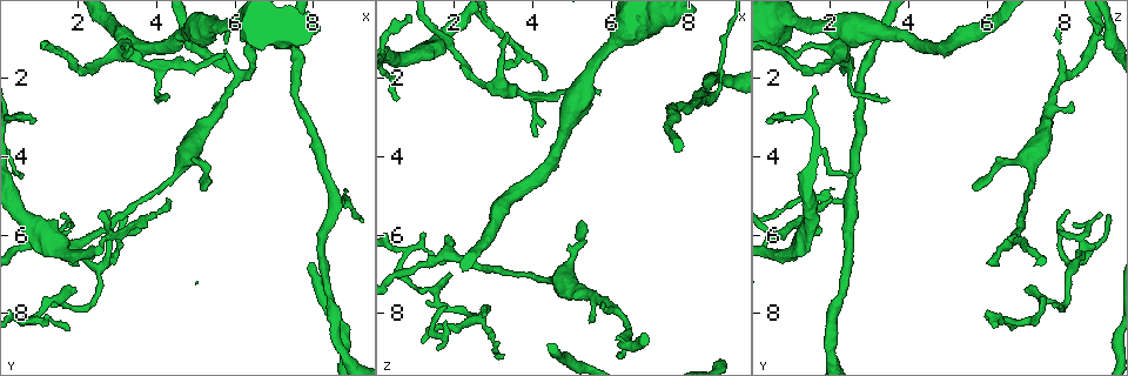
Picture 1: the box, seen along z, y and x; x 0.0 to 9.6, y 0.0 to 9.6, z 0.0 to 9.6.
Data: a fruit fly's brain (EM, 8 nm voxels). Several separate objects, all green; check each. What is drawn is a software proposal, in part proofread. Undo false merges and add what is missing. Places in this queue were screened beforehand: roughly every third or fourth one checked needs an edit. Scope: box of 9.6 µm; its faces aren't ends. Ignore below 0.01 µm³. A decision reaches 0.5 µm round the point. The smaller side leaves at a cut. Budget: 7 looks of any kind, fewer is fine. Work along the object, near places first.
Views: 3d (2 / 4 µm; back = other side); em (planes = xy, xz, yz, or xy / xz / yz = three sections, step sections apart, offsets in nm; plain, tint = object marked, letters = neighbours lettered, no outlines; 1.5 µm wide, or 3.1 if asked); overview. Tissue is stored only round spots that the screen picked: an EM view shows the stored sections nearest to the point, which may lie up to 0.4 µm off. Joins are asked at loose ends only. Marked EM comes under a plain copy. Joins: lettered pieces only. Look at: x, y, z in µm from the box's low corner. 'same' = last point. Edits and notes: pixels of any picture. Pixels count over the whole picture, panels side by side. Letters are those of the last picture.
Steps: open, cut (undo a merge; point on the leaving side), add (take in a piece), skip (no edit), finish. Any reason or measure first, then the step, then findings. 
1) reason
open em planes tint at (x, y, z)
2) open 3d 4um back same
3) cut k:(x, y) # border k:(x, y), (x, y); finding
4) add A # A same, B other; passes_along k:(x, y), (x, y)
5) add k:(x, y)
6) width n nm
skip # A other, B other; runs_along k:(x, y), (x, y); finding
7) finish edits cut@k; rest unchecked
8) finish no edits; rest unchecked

calibre changes
open em planes letters at (5.40, 3.05, 7.45)

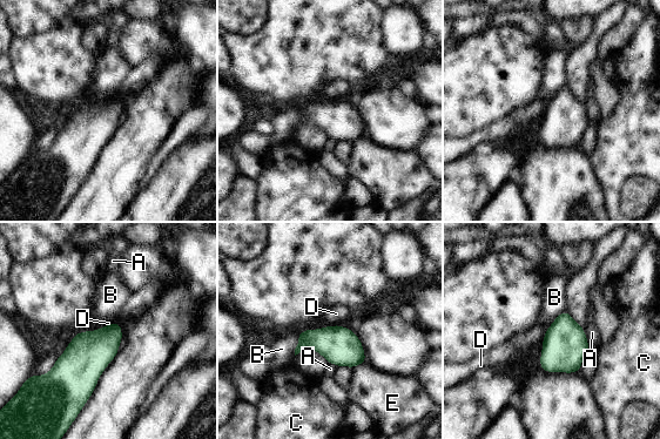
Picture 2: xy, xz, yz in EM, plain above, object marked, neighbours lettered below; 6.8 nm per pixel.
width 260 nm
skip # A other, B other, C other, D other, E other; border 2:(329, 324), (339, 325); all the same neuron

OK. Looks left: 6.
thin end
open 3d 2um back at (4.30, 5.05, 2.05)

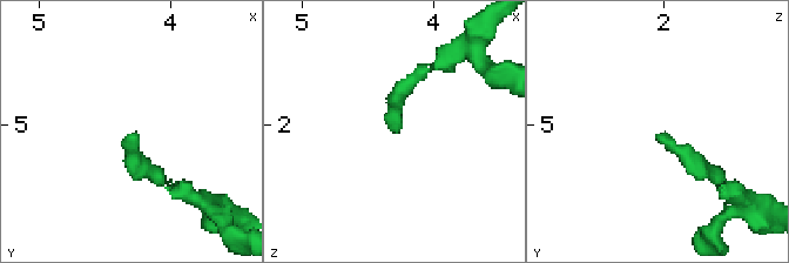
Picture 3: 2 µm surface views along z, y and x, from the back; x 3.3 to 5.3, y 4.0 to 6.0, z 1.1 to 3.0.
need the tissue
open em xz step 8 letters at (4.24, 5.08, 2.04)

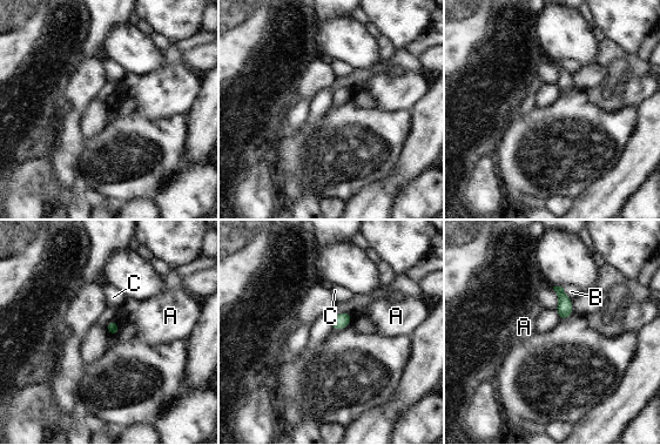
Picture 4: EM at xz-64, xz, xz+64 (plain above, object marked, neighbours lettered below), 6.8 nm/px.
open em planes letters same

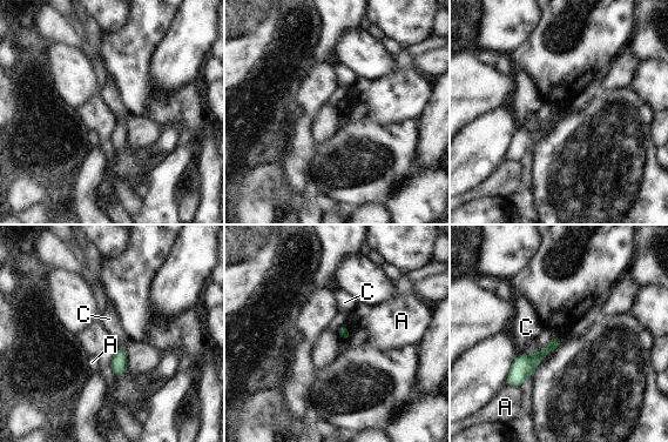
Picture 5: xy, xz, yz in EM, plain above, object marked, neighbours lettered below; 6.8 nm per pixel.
skip # A other, C other; runs_along 5:(558, 337), (547, 350), (508, 382); none of them fits

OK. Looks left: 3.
narrows sharply
open em xz step 8 tint at (5.75, 0.65, 1.50)

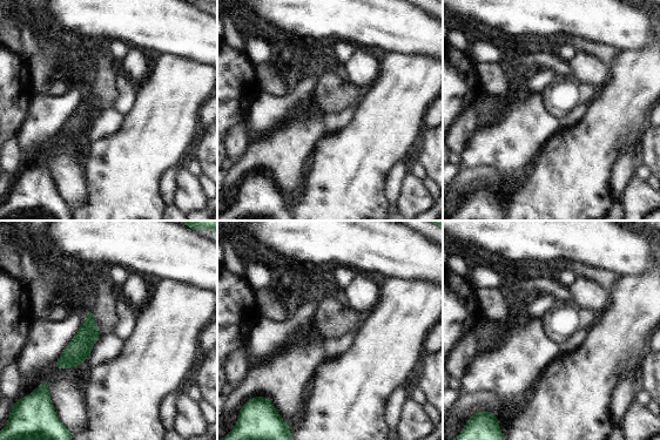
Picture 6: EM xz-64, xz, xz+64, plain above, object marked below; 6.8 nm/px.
another direction
open em planes tint same

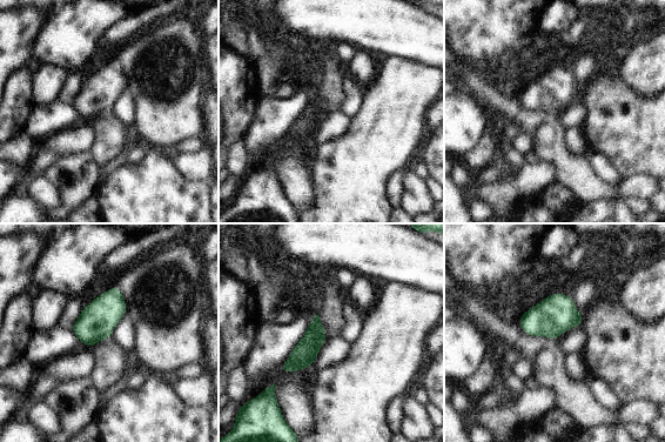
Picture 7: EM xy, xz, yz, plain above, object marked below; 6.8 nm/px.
open em planes letters same

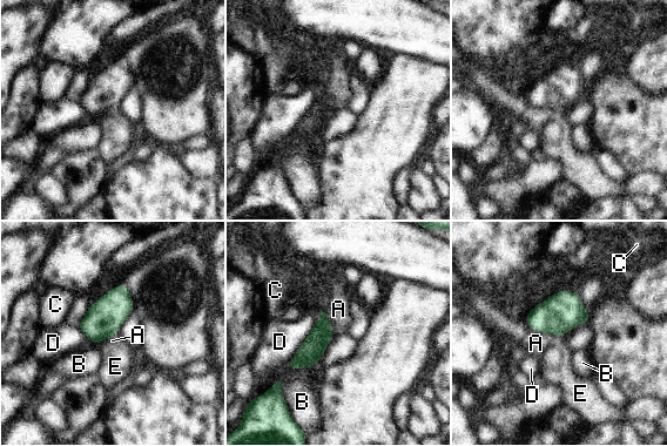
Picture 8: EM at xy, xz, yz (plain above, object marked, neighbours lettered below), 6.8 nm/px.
skip # A other, B other, C other, D other, E other; one neuron here

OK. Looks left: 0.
finish no edits; rest unchecked

